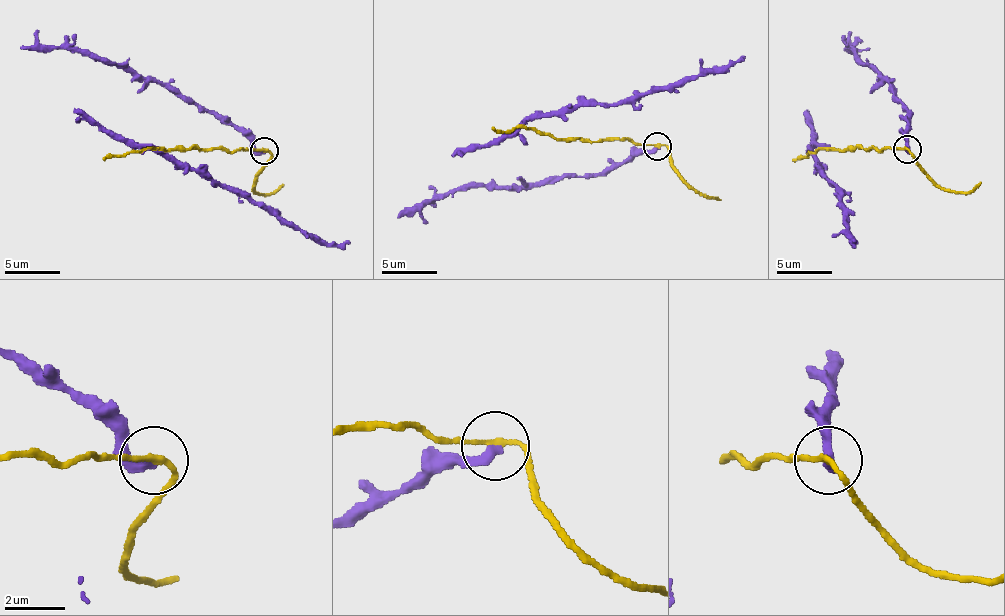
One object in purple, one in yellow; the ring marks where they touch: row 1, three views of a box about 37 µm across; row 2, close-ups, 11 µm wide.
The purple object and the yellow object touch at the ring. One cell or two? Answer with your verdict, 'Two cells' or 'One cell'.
Two cells

